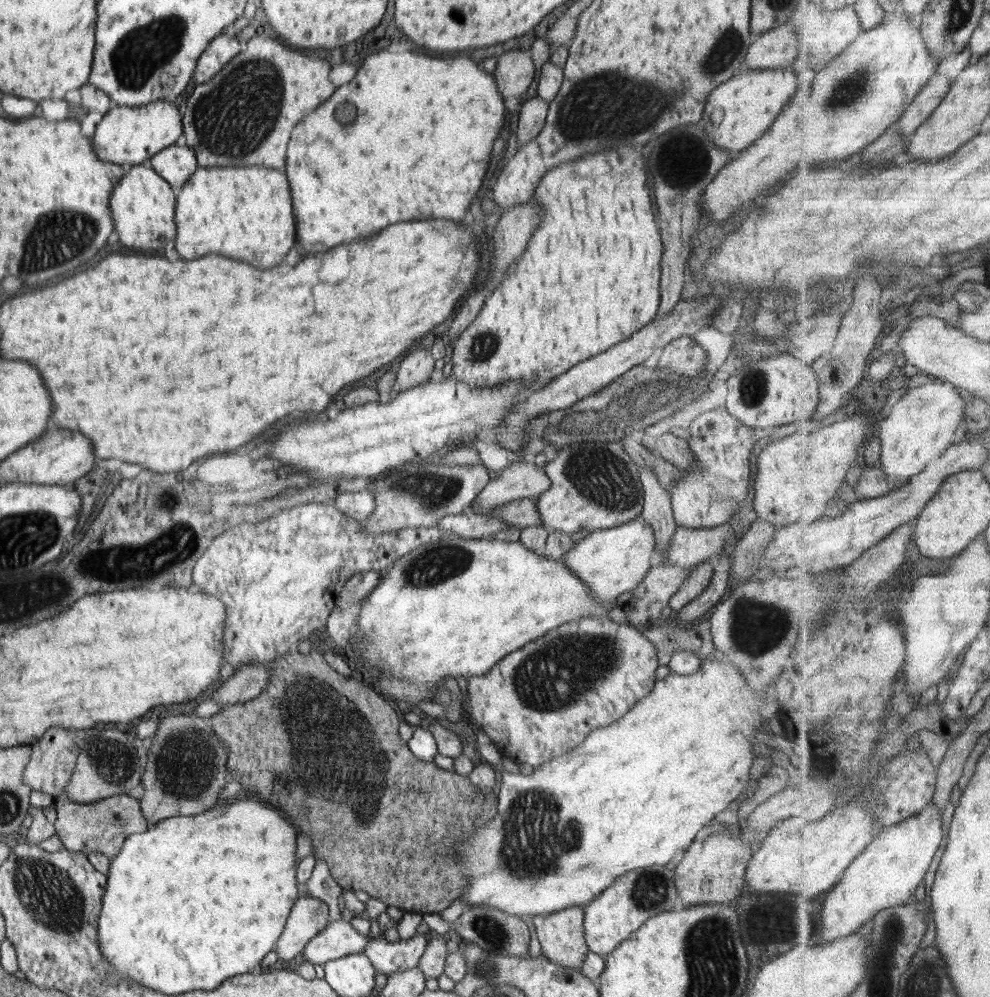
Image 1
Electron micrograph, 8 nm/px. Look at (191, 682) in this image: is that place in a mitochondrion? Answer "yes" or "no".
no

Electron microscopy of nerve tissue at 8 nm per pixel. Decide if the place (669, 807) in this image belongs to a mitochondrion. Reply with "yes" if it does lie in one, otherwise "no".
no

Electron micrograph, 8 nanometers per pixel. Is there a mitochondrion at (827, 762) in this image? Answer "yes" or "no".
no

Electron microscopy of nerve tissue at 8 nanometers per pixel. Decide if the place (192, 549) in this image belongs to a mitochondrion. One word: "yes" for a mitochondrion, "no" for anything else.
yes

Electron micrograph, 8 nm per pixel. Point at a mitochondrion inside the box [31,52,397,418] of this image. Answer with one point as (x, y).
(228, 121)

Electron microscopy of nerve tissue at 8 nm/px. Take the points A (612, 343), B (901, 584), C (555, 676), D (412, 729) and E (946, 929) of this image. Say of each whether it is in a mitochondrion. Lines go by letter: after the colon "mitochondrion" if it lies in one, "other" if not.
A: other
B: other
C: mitochondrion
D: other
E: other

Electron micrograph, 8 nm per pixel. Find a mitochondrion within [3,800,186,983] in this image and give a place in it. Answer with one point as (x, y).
(51, 897)

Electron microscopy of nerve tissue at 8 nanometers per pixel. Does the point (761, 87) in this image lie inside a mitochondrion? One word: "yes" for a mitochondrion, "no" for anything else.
no

